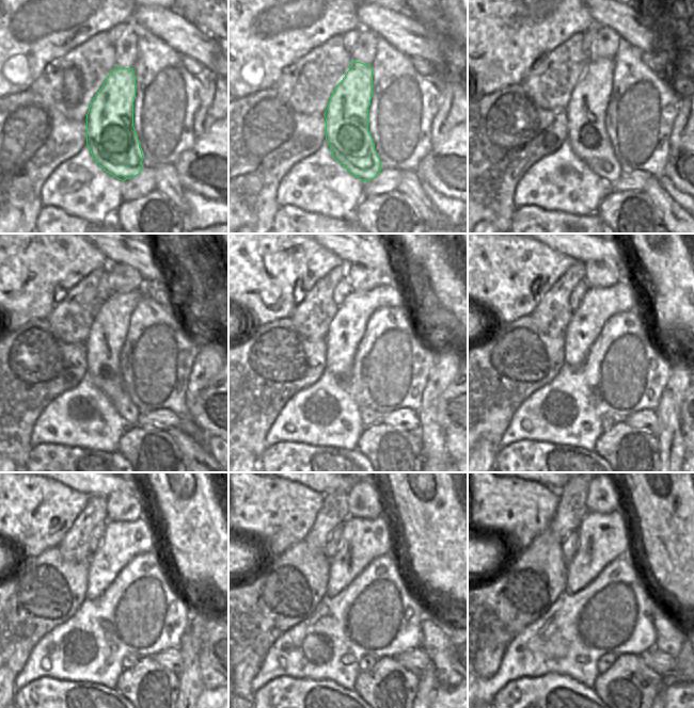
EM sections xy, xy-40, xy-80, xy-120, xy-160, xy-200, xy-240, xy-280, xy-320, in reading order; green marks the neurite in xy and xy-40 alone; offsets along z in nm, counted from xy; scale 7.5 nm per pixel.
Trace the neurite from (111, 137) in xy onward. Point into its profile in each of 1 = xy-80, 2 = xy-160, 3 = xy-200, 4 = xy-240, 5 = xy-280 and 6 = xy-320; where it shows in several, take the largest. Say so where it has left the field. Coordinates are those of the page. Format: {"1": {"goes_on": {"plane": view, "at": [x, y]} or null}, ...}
{"1": {"goes_on": {"plane": "xy-80", "at": [586, 132]}}, "2": {"goes_on": {"plane": "xy-160", "at": [346, 330]}}, "3": {"goes_on": {"plane": "xy-200", "at": [598, 305]}}, "4": {"goes_on": {"plane": "xy-240", "at": [122, 541]}}, "5": {"goes_on": {"plane": "xy-280", "at": [363, 540]}}, "6": {"goes_on": {"plane": "xy-320", "at": [601, 537]}}}

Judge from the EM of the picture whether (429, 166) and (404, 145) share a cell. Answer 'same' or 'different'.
different

